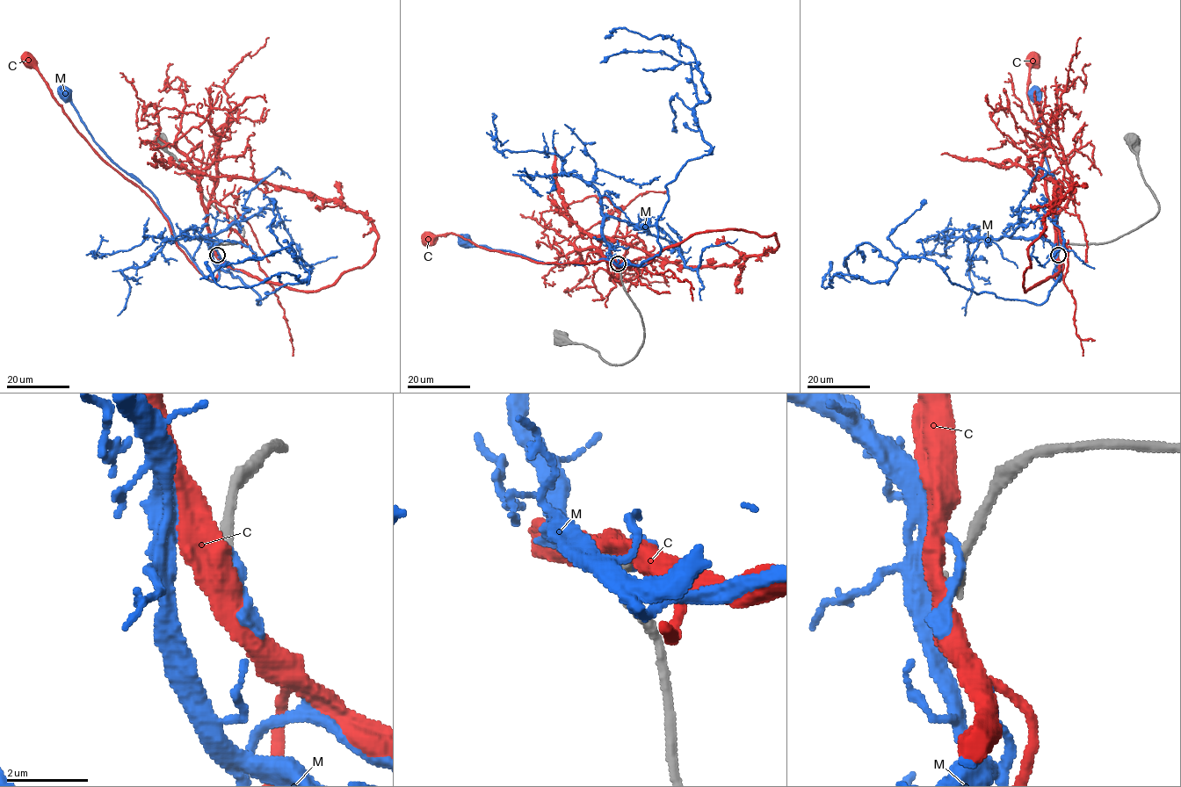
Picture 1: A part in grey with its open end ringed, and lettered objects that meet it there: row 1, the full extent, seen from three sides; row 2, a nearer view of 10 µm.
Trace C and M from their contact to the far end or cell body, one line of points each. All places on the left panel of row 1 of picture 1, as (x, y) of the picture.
C: (215, 254), (220, 269), (210, 280), (177, 246), (156, 205), (90, 144), (26, 59)
M: (218, 254), (213, 252), (219, 277), (212, 282), (178, 242), (158, 199), (97, 143), (66, 92)

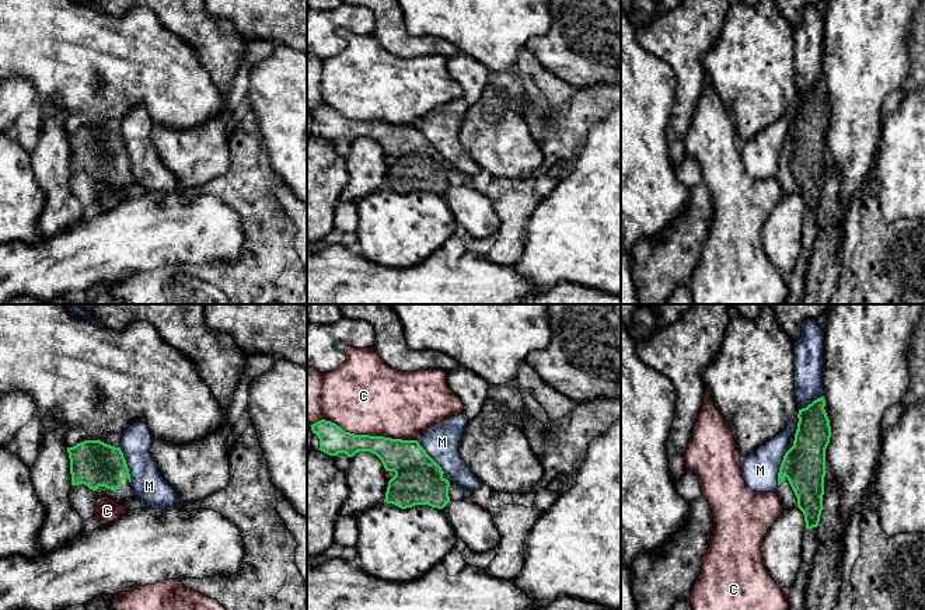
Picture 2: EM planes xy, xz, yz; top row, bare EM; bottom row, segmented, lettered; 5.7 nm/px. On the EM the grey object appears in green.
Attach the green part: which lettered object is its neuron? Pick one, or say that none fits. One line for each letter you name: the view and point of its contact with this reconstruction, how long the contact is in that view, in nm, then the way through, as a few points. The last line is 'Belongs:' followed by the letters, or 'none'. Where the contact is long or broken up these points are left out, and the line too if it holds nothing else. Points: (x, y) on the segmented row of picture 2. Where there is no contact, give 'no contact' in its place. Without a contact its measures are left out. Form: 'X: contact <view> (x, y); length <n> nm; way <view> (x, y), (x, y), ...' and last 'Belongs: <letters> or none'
Belongs: none

